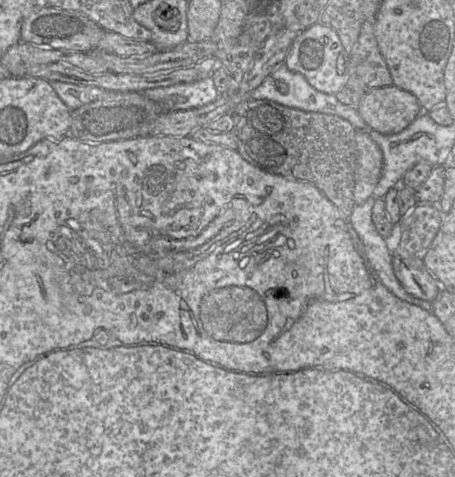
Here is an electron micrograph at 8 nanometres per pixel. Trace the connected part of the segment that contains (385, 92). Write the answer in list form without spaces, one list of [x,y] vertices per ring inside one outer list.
[[[394,85],[372,90],[355,107],[366,128],[383,135],[402,131],[423,112],[413,94]]]

